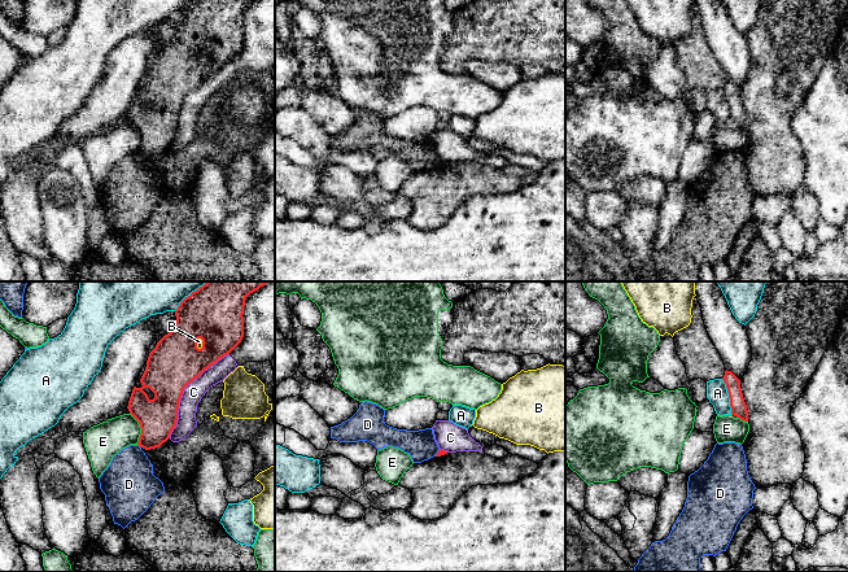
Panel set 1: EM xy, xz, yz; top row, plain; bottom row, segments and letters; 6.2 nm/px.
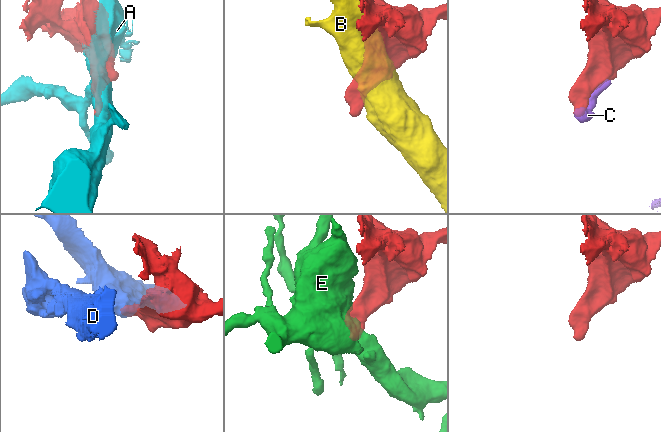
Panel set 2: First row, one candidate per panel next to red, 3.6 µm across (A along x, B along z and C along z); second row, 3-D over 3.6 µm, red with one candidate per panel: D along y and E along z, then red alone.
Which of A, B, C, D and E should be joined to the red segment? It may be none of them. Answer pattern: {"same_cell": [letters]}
{"same_cell": []}

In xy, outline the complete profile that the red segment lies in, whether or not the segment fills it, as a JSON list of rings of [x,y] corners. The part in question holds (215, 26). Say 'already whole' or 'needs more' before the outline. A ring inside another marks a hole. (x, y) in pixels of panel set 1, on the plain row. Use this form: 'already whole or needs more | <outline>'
already whole | [[[194,0],[180,12],[172,39],[149,62],[140,88],[143,96],[134,96],[128,110],[127,118],[141,137],[137,152],[140,157],[156,158],[170,148],[184,97],[241,52],[245,9],[253,1],[255,0]]]

